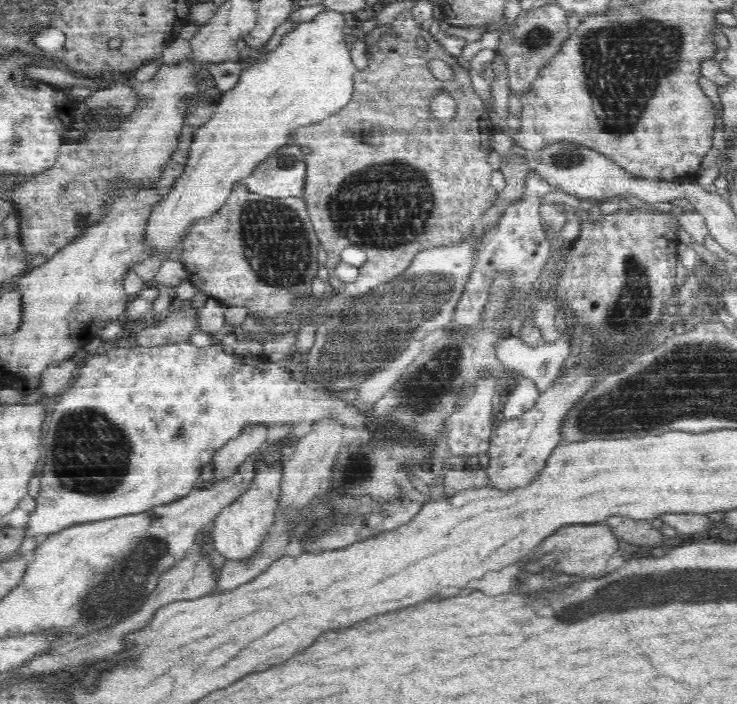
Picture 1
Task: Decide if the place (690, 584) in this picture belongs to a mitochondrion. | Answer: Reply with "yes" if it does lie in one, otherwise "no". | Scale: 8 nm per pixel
yes

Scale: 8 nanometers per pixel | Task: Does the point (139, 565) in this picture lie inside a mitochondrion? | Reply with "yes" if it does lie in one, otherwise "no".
yes

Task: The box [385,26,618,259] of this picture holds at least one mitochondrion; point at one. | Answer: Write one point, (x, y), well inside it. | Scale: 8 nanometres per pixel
(565, 157)

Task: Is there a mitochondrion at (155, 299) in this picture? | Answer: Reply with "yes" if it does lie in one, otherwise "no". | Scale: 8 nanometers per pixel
no

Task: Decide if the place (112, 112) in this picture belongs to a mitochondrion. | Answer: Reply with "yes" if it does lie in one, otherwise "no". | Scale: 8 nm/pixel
yes

